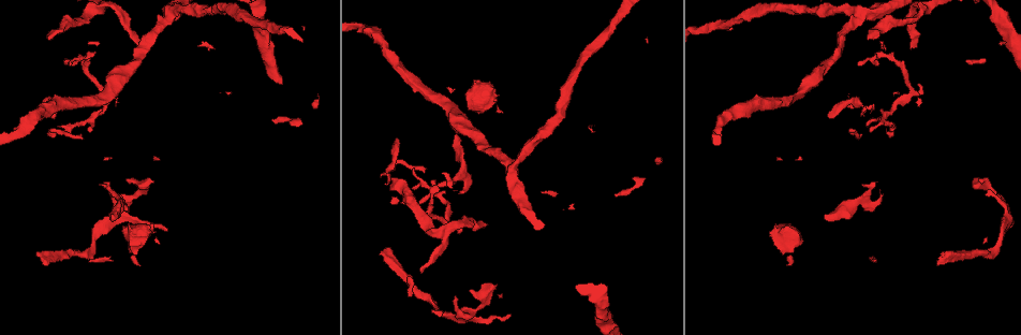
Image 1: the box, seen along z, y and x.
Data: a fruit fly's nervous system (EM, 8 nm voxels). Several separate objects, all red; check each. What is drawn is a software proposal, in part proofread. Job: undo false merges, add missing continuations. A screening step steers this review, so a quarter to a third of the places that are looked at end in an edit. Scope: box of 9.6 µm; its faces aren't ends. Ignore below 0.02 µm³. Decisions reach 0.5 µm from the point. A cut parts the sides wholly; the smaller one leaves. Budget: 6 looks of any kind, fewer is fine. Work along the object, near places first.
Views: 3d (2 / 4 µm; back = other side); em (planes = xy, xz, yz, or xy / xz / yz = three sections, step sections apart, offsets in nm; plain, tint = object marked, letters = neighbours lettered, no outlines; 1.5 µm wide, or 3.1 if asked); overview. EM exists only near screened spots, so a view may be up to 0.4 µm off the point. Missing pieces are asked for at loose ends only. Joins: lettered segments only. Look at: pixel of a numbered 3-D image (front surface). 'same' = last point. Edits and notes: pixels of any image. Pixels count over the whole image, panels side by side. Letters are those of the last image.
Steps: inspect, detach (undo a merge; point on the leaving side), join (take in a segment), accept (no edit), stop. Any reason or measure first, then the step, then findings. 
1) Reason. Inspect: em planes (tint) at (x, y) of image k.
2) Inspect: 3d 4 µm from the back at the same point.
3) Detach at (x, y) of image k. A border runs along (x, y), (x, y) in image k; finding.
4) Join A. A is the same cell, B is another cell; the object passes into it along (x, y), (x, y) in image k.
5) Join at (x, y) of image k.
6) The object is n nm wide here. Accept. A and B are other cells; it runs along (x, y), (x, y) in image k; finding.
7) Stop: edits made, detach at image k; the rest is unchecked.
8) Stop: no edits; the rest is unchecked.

Inspect: 3d 2 µm at (868, 36) of image 1.

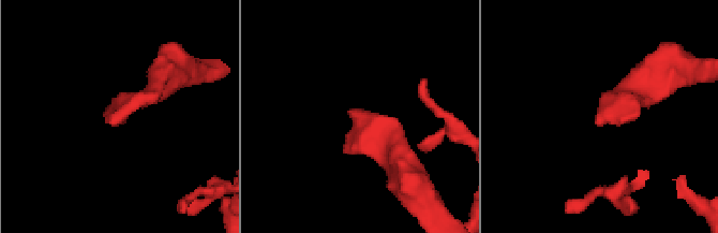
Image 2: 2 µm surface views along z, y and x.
Now the EM. Inspect: em planes (letters) at (595, 121) of image 2.

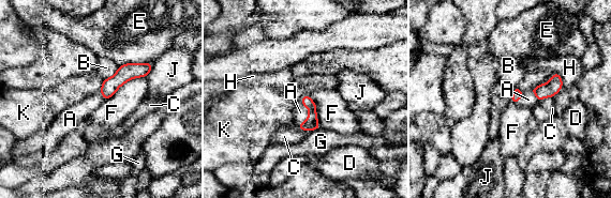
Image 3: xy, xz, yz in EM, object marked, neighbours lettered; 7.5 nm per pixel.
Join A. A is the same cell, B, C, D, E, F, G, H, J and K are other cells; the object passes into it along (311, 123), (309, 113), (300, 112) in image 3; it goes on there.

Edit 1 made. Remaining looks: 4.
See it whole again. Inspect: overview.

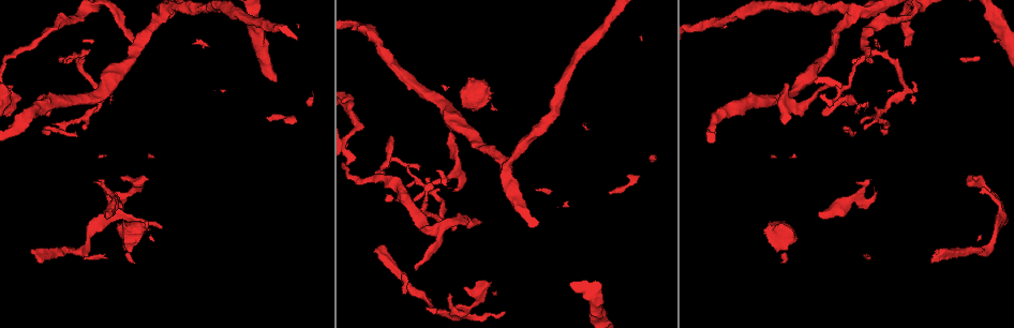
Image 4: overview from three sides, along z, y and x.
Branch stops here. Inspect: em planes (letters) at (454, 189) of image 4.

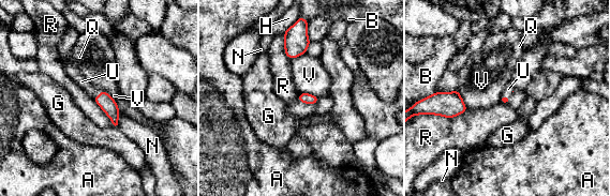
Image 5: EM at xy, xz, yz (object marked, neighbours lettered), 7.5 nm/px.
Join U. U is the same cell, A, B, G, H, N, Q, R and V are other cells; it goes on there.

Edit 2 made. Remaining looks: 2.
Abrupt turn. Inspect: em xy step 4 (letters) at (161, 14) of image 4.

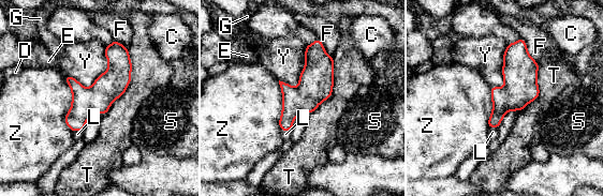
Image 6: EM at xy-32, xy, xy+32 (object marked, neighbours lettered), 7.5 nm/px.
Another direction. Inspect: em planes (letters) at the same point.

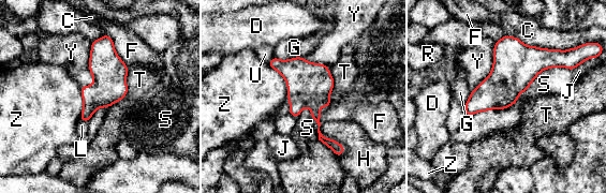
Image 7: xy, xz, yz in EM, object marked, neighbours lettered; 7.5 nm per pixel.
Accept. C, D, F, G, H, J, L, R, S, T, U, Y and Z are other cells; it runs along (572, 62), (525, 62), (468, 110) in image 7; continuous, no second neuron.

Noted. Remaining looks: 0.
Stop: edits made, join at image 3, join at image 5; the rest is unchecked.

